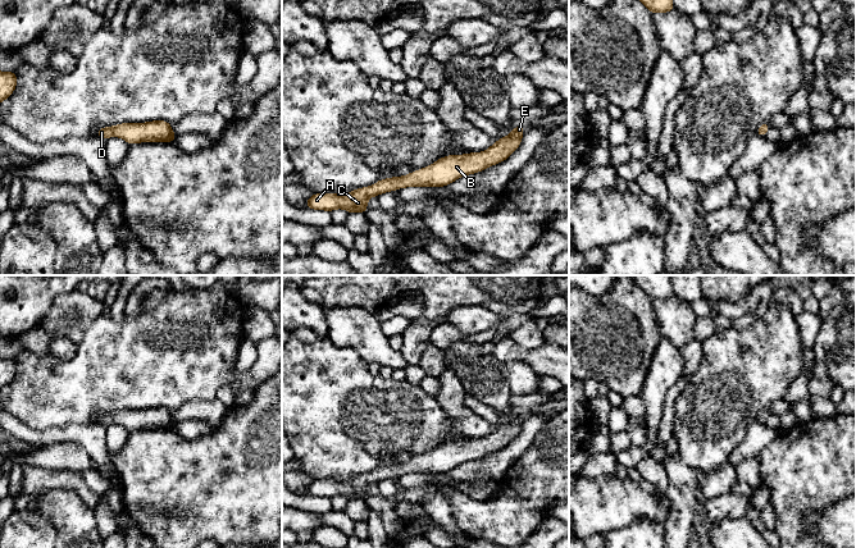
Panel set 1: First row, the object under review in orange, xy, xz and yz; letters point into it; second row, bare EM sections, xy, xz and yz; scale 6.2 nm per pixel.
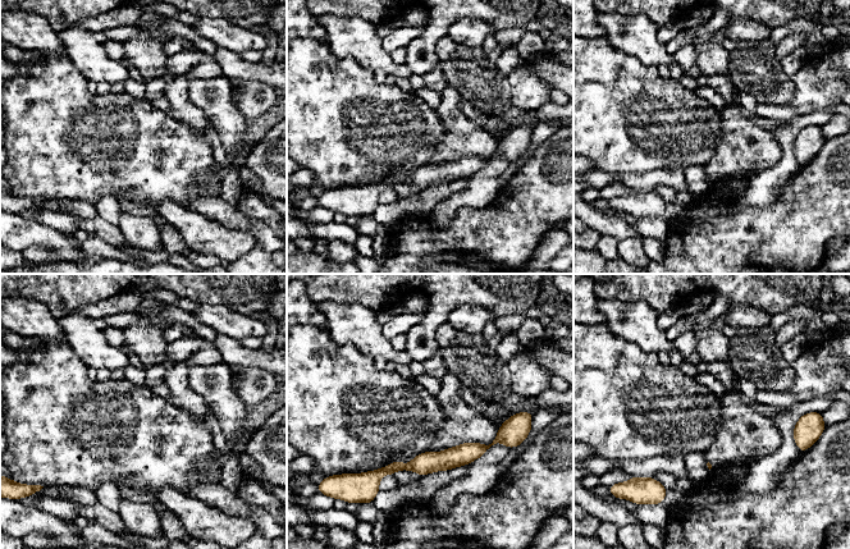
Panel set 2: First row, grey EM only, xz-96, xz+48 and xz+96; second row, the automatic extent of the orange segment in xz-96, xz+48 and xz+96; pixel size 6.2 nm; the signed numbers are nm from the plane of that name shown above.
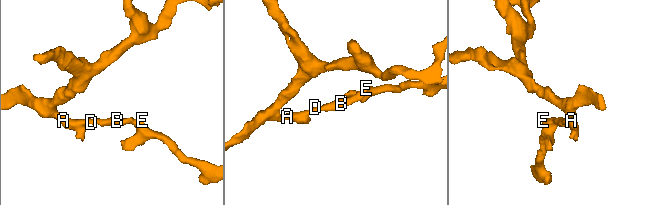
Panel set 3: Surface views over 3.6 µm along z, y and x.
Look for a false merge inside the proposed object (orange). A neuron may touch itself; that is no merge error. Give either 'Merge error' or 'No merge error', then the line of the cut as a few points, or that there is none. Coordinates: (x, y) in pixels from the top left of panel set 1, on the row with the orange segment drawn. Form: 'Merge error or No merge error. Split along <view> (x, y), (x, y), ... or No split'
No merge error. No split

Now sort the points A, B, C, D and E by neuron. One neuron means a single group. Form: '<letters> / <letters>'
A B C D E

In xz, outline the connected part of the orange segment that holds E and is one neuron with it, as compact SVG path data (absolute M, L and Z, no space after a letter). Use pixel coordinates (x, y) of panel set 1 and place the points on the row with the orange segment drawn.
M516 125L507 137L500 137L496 143L483 152L449 155L432 165L415 170L404 177L381 179L373 186L354 189L350 193L314 193L306 200L306 209L333 211L346 209L349 214L368 210L366 201L383 192L404 187L443 187L460 177L474 174L488 166L506 160L522 143L524 125Z

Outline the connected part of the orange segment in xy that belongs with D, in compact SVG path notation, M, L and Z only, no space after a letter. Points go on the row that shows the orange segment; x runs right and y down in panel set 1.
M164 120L146 123L123 123L114 127L104 127L96 131L96 136L108 140L109 137L120 137L132 143L140 142L173 142L177 134L172 132L172 124Z

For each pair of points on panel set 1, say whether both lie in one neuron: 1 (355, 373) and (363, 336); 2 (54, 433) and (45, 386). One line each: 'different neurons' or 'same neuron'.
1: different neurons
2: different neurons

